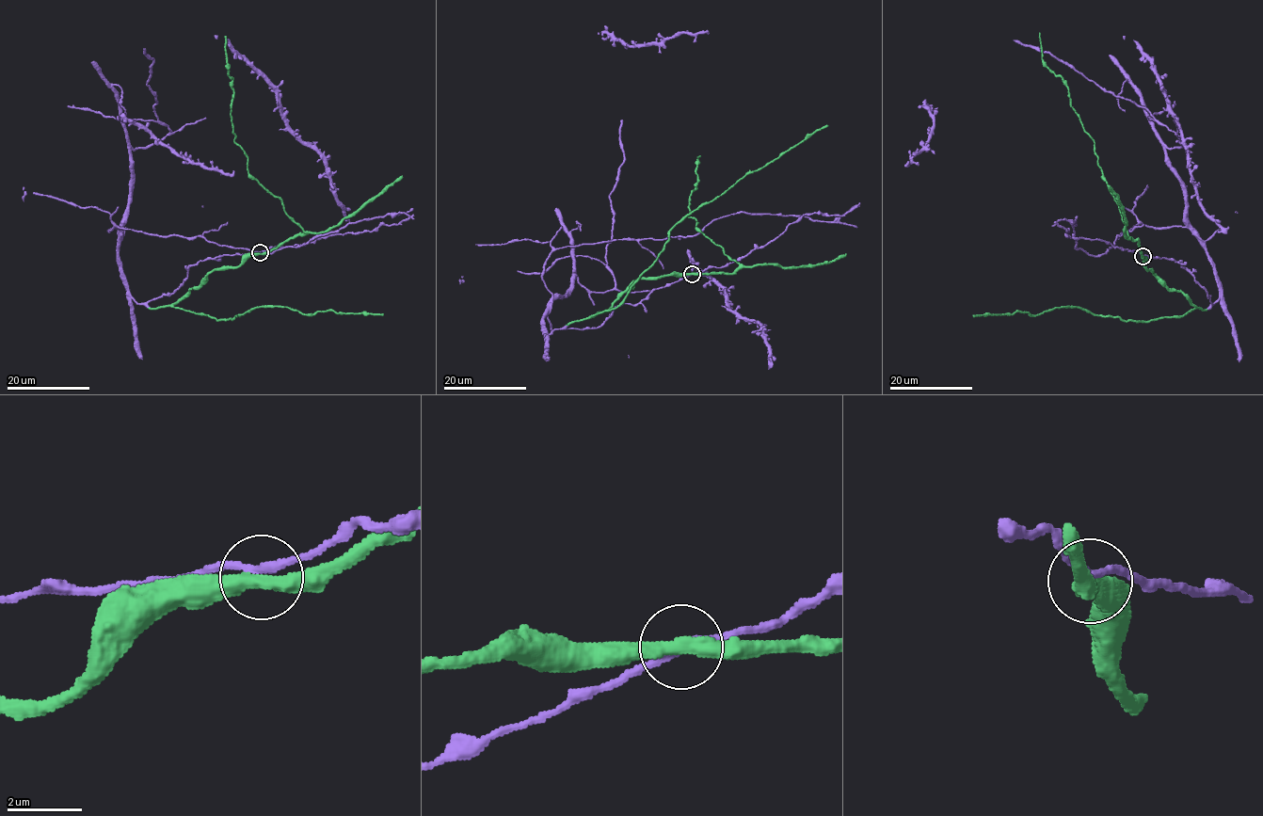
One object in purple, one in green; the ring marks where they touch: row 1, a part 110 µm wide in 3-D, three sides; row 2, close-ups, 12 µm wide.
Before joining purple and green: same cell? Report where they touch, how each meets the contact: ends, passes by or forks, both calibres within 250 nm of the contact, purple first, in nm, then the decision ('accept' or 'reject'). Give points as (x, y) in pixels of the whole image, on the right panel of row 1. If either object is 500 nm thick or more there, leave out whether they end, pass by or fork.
place (1143, 256); purple passes by; green passes by; calibres 190 and 400 nm; accept

